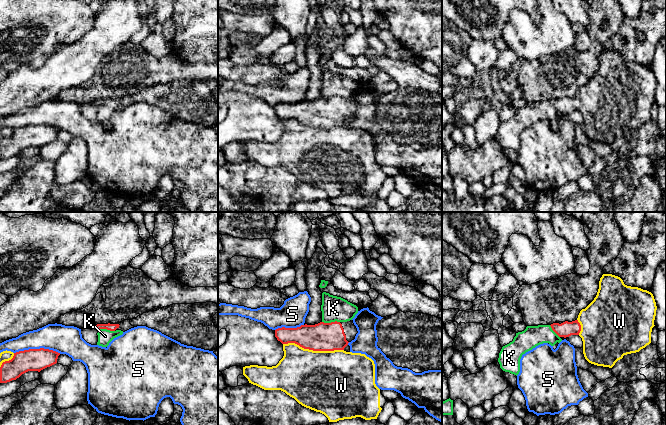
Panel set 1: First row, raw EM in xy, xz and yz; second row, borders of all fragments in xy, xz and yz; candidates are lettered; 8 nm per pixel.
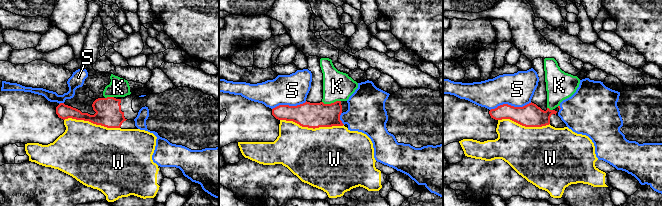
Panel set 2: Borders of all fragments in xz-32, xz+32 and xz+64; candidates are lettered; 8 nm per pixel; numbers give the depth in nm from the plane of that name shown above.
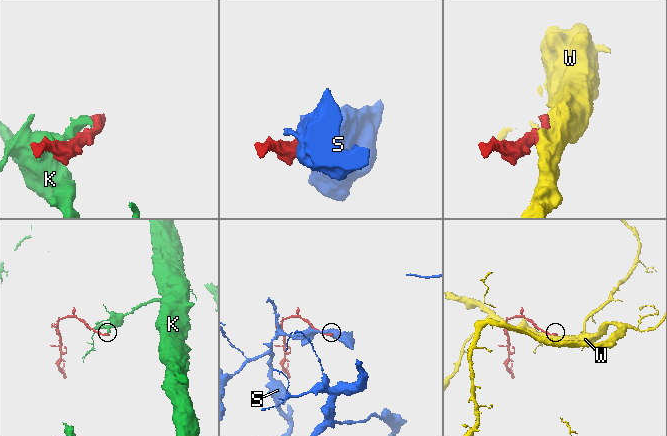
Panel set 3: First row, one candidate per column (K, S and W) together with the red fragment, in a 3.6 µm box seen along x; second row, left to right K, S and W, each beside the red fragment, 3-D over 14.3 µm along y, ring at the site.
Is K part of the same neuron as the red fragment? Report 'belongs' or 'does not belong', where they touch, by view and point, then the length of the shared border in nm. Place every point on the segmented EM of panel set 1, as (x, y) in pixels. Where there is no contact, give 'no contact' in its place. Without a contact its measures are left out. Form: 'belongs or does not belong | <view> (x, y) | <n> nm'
does not belong | xz (331, 322) | 140 nm

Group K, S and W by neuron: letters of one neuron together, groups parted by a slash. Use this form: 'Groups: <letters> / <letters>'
Groups: K / S / W

